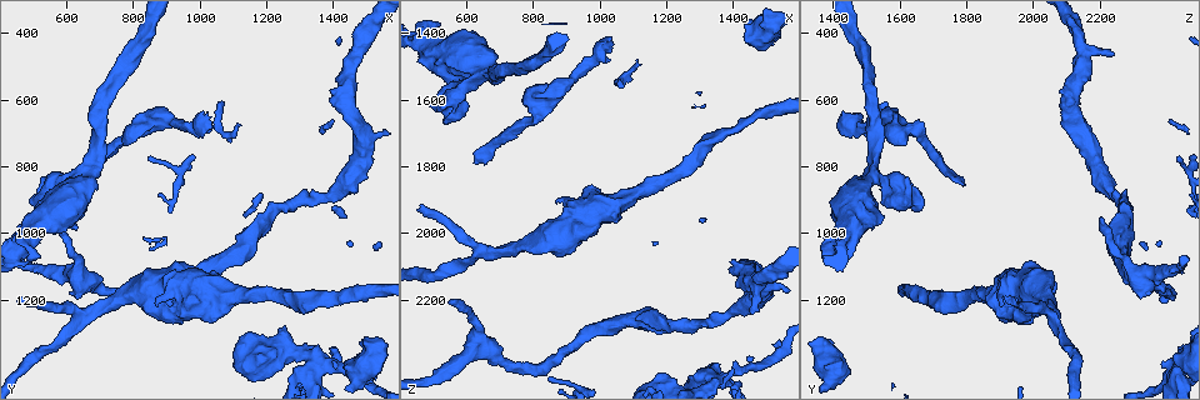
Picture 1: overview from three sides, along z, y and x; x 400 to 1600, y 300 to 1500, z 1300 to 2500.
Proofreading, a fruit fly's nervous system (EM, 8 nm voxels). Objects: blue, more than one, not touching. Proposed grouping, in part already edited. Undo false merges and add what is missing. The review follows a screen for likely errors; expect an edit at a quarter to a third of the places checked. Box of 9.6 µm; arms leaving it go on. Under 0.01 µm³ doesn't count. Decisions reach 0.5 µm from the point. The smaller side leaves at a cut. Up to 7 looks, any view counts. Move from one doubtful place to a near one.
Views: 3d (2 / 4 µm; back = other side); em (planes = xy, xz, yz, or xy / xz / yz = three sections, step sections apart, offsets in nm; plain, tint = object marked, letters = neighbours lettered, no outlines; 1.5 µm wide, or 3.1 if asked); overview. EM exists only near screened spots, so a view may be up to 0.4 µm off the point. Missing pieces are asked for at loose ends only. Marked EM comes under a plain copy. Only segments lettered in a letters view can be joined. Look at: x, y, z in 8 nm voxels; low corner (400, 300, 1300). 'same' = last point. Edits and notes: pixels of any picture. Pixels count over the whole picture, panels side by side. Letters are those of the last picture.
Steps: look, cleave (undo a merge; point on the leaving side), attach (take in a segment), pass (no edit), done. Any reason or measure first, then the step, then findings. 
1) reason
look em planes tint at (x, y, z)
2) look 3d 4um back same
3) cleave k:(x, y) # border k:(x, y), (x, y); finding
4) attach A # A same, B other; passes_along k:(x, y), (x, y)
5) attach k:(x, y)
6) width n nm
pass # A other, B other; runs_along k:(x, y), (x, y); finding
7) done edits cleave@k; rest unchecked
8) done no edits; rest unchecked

narrows sharply
look em xy step 8 tint at (630, 850, 1500)

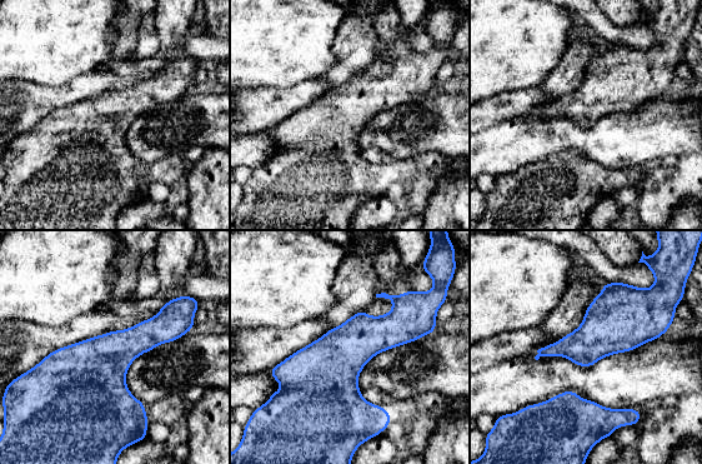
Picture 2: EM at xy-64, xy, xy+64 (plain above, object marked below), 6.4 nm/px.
look em planes letters same

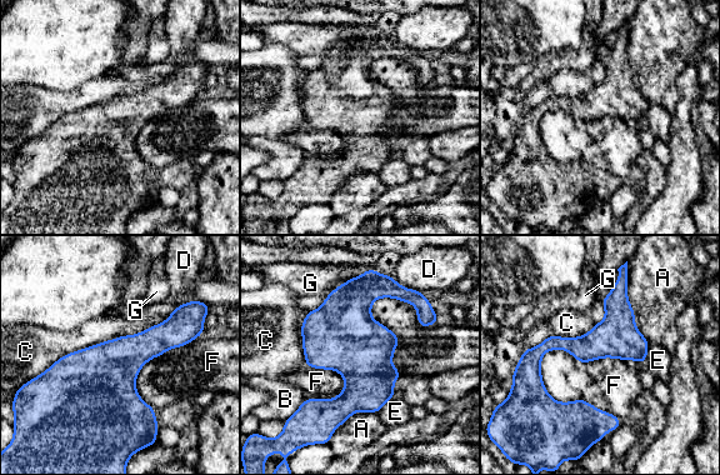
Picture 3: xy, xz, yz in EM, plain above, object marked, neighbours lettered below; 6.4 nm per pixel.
width 440 nm
pass # A other, B other, C other, D other, E other, F other, G other; border 3:(170, 315), (66, 353), (35, 378); one cell here

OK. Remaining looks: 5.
look em planes letters at (640, 1140, 2330)

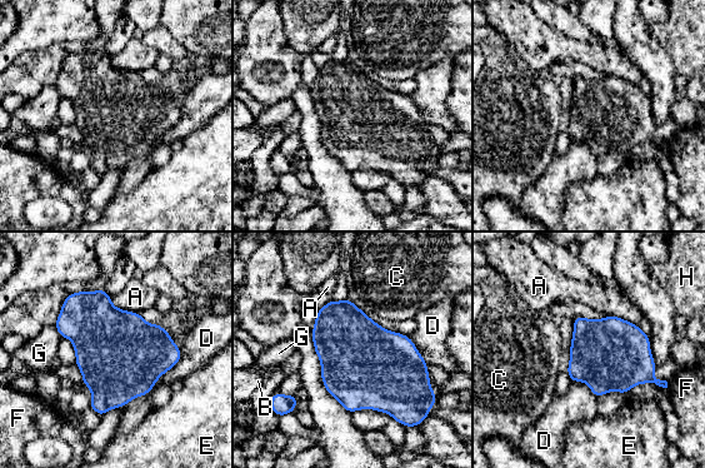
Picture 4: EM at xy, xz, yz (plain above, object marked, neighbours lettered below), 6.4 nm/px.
pass # A other, B other, C other, D other, E other, F other, G other, H other; border 4:(110, 297), (115, 307), (139, 313); one cell here

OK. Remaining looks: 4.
arms part here
look em planes letters at (1480, 450, 2150)

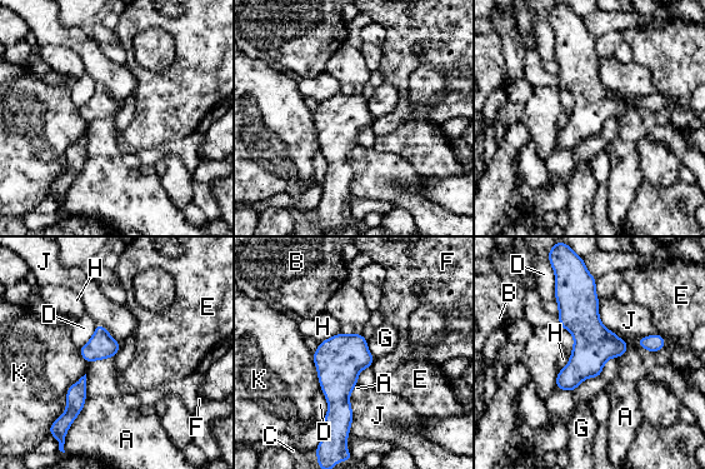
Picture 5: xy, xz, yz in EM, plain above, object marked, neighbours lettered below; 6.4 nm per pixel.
pass # A other, B other, C other, D other, E other, F other, G other, H other, J other, K other; border 5:(666, 340), (656, 352), (635, 344); all the same cell

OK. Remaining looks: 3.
done no edits; rest unchecked

